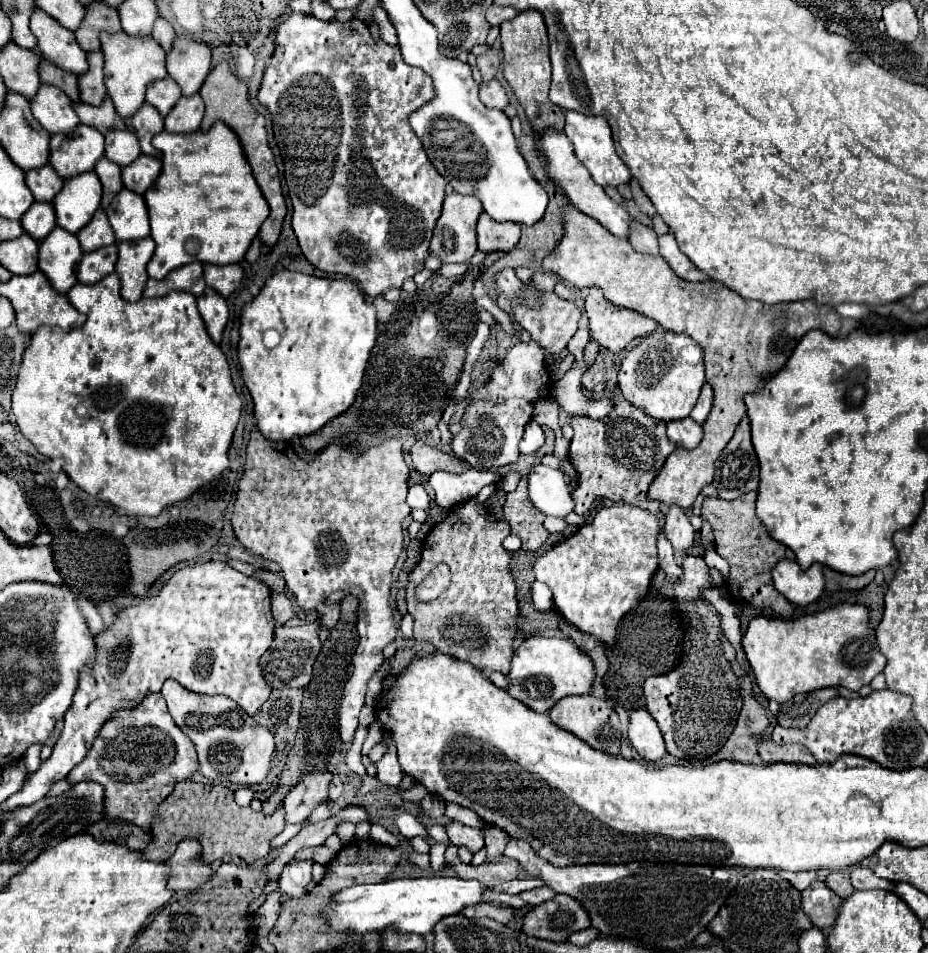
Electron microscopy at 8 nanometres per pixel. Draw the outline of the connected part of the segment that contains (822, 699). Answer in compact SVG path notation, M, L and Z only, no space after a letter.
M821 688L813 690L809 694L799 694L799 698L793 698L789 702L789 726L791 728L803 728L809 724L813 714L829 700L837 698L837 688Z

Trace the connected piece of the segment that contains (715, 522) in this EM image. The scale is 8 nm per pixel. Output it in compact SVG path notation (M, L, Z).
M747 492L731 502L721 498L707 498L703 502L701 516L707 518L713 526L717 554L729 562L729 590L733 598L745 600L755 608L769 608L787 620L793 616L793 604L781 598L771 580L773 566L785 558L785 546L773 540L765 526L761 526L755 514L755 498L757 492Z

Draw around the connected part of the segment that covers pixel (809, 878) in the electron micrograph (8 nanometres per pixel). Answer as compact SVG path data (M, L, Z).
M803 870L803 872L781 872L781 878L789 880L797 890L805 890L805 888L817 878L817 872L815 872L815 870Z

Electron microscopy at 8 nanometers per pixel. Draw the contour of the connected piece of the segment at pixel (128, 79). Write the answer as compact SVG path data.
M123 30L117 34L101 34L101 50L105 54L105 86L107 86L107 94L115 104L115 110L123 116L123 118L131 118L139 106L145 102L145 88L149 82L165 78L167 70L165 70L165 50L161 50L161 46L157 46L157 42L153 42L153 36L149 38L129 38L129 34L125 34Z

